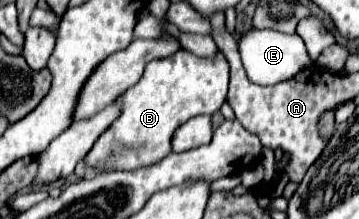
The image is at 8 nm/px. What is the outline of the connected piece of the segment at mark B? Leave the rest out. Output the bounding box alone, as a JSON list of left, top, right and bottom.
[86,49,228,169]

